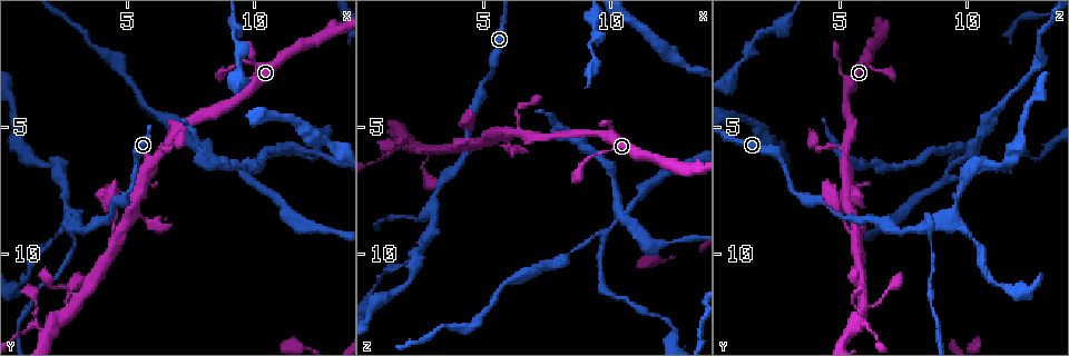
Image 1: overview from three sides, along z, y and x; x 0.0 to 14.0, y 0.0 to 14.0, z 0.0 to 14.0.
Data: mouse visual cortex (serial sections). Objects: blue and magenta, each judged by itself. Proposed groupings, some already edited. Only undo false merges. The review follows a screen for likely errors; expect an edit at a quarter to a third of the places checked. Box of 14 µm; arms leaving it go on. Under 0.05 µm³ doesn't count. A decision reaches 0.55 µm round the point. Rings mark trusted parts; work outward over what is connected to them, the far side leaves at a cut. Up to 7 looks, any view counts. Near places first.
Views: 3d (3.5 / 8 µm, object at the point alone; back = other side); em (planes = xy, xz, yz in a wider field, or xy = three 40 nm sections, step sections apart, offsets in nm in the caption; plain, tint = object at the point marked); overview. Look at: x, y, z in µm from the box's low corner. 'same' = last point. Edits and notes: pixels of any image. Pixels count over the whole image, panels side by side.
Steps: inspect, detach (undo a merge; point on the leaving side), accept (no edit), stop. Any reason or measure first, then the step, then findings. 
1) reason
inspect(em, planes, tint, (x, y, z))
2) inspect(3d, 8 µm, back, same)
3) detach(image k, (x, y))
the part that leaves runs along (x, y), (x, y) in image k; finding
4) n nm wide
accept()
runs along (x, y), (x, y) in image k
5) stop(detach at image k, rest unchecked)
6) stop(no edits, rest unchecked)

thick turns thin
inspect(3d, 8 µm, (5.1, 7.7, 5.3))

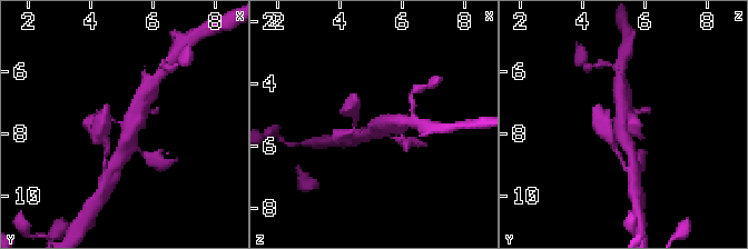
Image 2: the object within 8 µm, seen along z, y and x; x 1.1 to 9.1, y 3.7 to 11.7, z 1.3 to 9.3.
4 arms; arms of 100, 250, 400, 400 nm
inspect(em, planes, tint, (5.0, 7.8, 5.4))

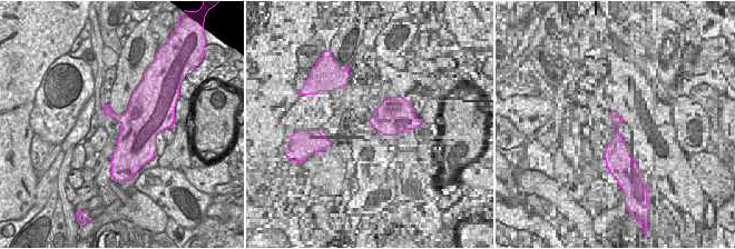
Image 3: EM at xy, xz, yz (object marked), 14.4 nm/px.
accept()
runs along (141, 96), (120, 153) in image 2; one cell here

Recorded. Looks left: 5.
sharp bend
inspect(3d, 8 µm, (2.9, 9.0, 8.3))

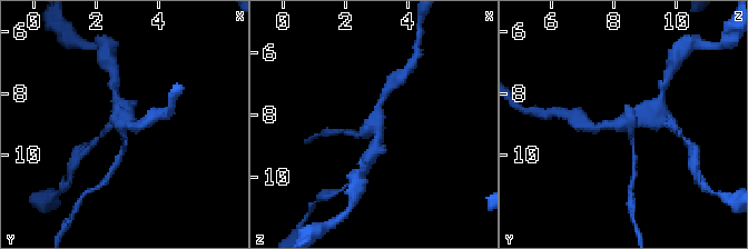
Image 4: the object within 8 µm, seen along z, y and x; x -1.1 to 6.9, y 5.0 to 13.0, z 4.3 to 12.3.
closer look
inspect(3d, 3.5 µm, (3.0, 9.0, 8.3))

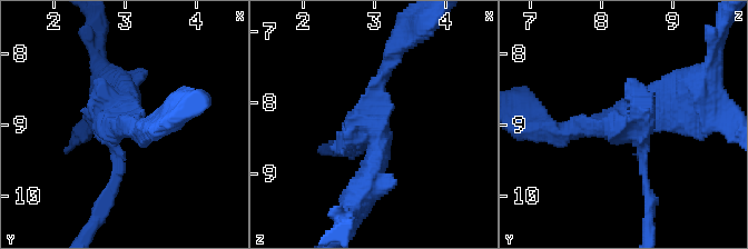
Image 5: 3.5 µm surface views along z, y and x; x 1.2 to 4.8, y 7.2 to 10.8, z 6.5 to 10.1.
inspect(em, xy, step 3, tint, (2.95, 9.00, 8.30))

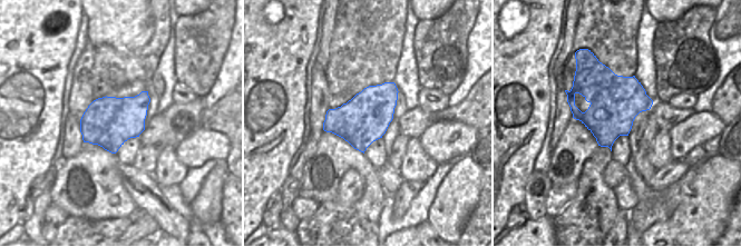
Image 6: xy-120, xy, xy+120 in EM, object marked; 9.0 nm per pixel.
440 nm wide
detach(image 5, (646, 183))
the part that leaves runs along (642, 148), (649, 230) in image 5; a second cell is stuck on

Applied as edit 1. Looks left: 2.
four-way junction
inspect(3d, 3.5 µm, (3.0, 12.0, 6.0))

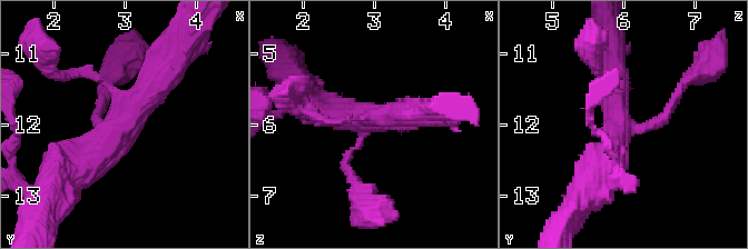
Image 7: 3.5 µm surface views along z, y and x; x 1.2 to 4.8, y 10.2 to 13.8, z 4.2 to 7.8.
4 arms; arms of 100, 150, 400, 450 nm; now the EM
inspect(em, xy, step 5, tint, (2.95, 12.00, 5.95))

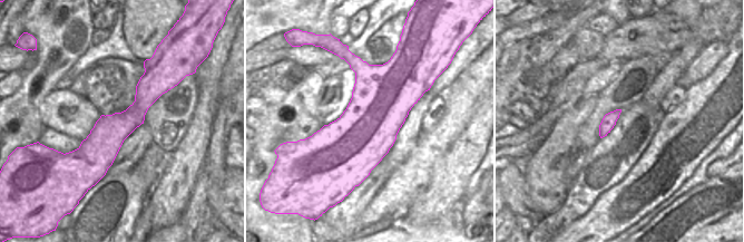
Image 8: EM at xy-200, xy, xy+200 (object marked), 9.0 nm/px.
accept()
runs along (168, 68), (135, 112), (66, 173) in image 7; continuous, no second cell

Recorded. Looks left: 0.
stop(detach at image 5, rest unchecked)

